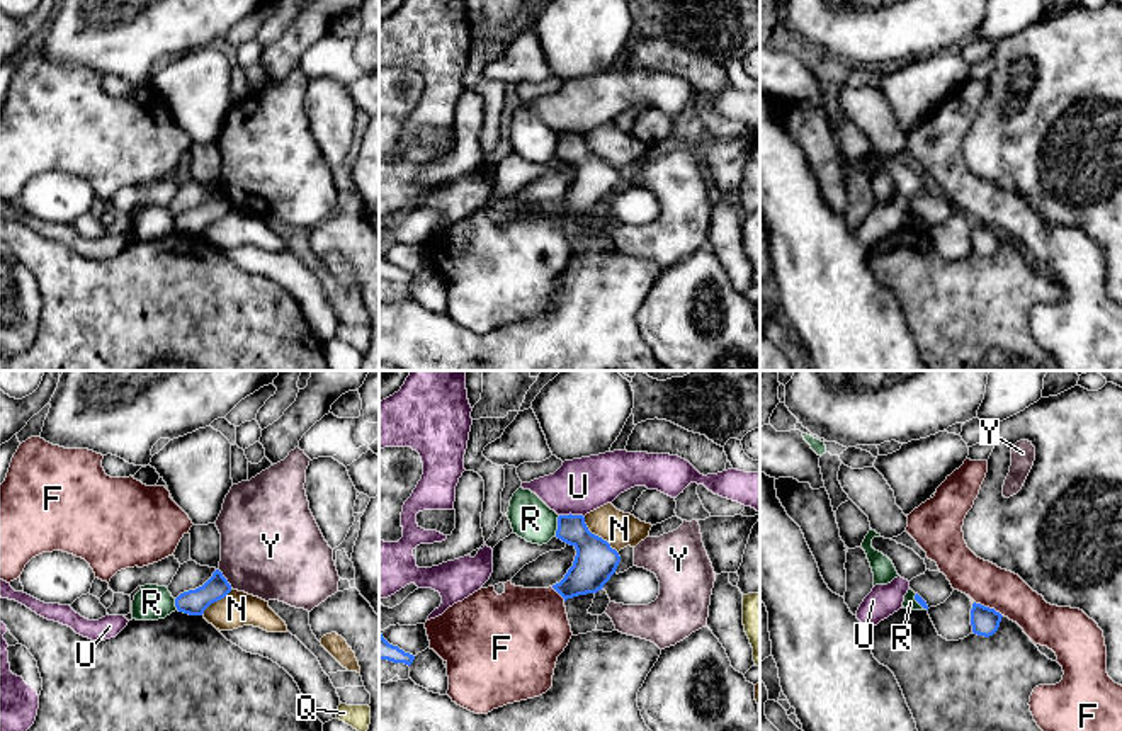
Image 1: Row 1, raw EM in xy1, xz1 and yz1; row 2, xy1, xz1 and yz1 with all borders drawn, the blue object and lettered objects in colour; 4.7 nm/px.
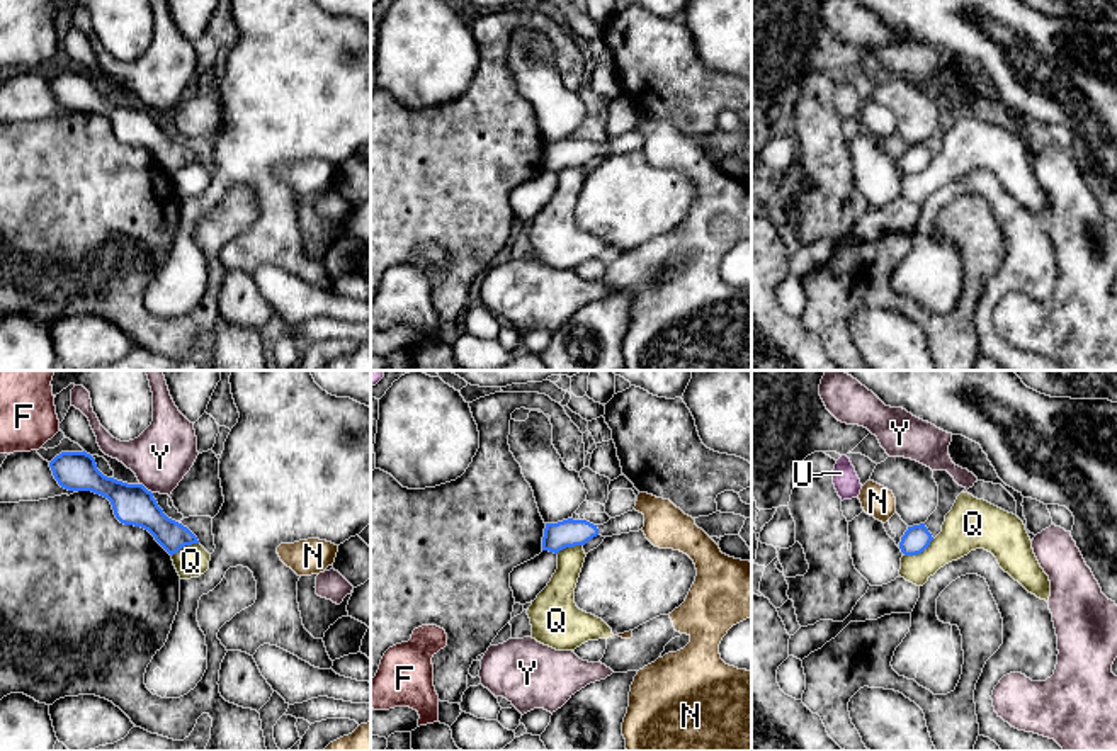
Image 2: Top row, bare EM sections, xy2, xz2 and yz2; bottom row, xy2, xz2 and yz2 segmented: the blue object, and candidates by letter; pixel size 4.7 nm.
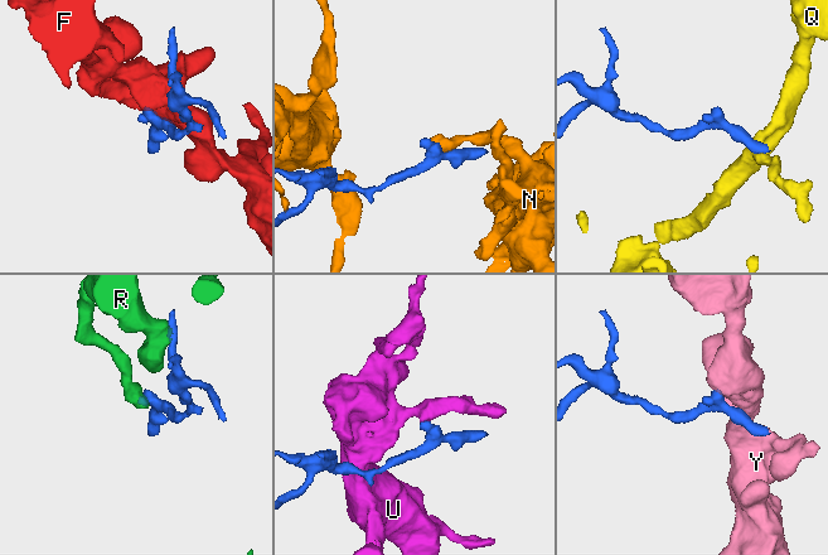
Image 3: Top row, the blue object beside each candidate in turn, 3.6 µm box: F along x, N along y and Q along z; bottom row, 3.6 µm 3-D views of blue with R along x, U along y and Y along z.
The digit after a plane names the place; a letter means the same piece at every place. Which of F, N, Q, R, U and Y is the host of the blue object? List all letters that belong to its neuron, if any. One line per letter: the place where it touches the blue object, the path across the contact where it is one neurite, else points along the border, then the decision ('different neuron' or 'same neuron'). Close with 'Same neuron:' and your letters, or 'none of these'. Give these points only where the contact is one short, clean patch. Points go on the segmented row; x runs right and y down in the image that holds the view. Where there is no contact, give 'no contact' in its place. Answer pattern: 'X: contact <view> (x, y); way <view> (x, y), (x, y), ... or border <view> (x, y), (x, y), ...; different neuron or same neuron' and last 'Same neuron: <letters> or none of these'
F: contact yz1 (988, 607); border yz1 (974, 600), (993, 607), (1002, 616); different neuron
N: contact xz1 (597, 536); border xz1 (583, 517), (589, 529), (617, 553); different neuron
Q: contact yz2 (918, 553); border yz2 (934, 539), (920, 553), (903, 554); different neuron
R: contact xz1 (558, 526); different neuron
U: contact xz1 (570, 514); border xz1 (560, 514), (580, 514), (583, 517); different neuron
Y: contact xy1 (225, 578); different neuron
Same neuron: none of these

